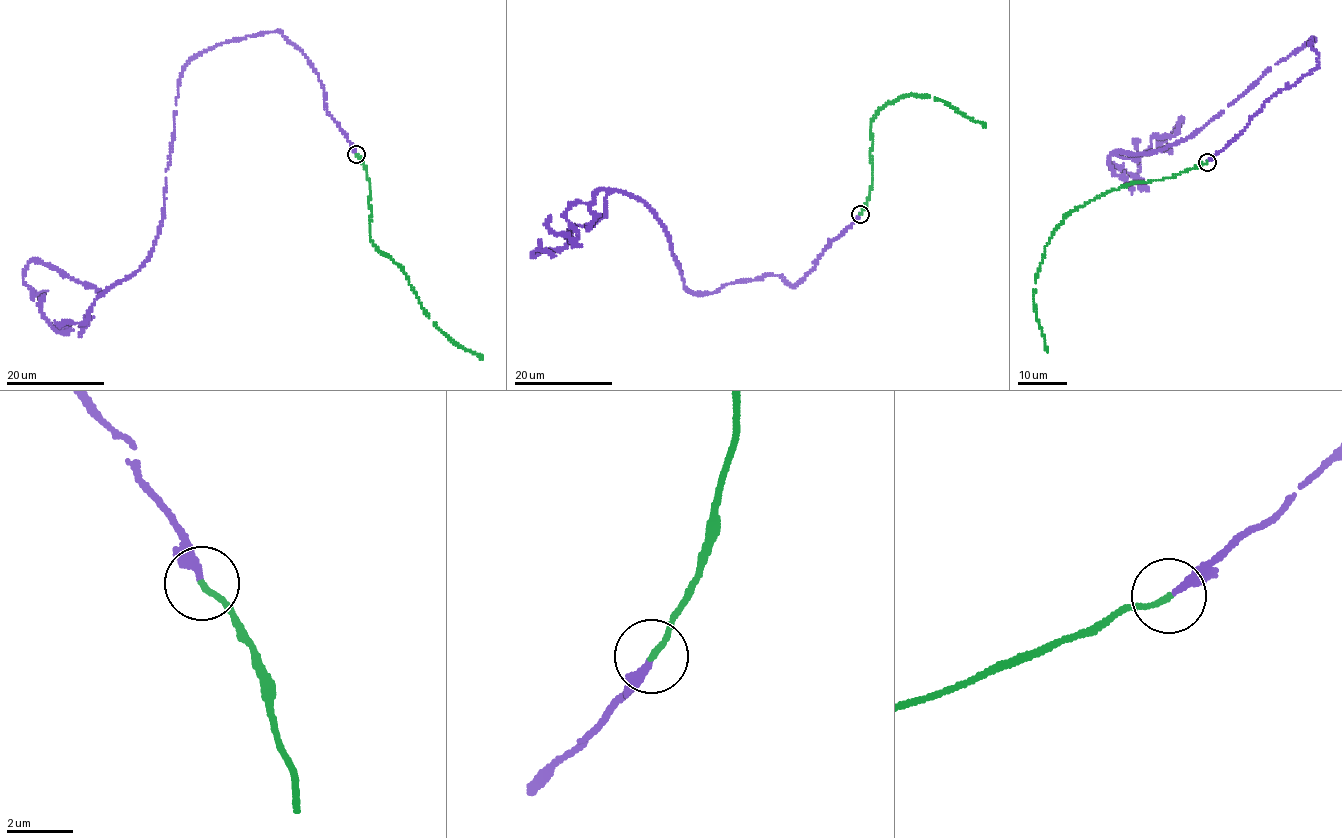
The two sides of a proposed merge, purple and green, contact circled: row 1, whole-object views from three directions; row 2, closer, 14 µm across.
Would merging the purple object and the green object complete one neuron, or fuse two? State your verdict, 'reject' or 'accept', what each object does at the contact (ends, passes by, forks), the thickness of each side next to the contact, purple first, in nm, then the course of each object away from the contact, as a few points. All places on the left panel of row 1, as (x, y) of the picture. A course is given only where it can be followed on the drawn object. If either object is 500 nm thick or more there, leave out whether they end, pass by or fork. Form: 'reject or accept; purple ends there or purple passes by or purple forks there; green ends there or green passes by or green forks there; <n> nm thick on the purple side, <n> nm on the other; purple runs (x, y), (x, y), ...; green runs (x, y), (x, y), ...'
accept; purple ends there; green ends there; 260 nm thick on the purple side, 170 nm on the other; purple runs (356, 154), (282, 32), (201, 52), (178, 80), (148, 257), (99, 295), (31, 260), (24, 281), (47, 291); green runs (356, 154), (365, 167), (370, 182), (371, 240), (404, 271), (429, 317), (449, 339), (483, 359)

